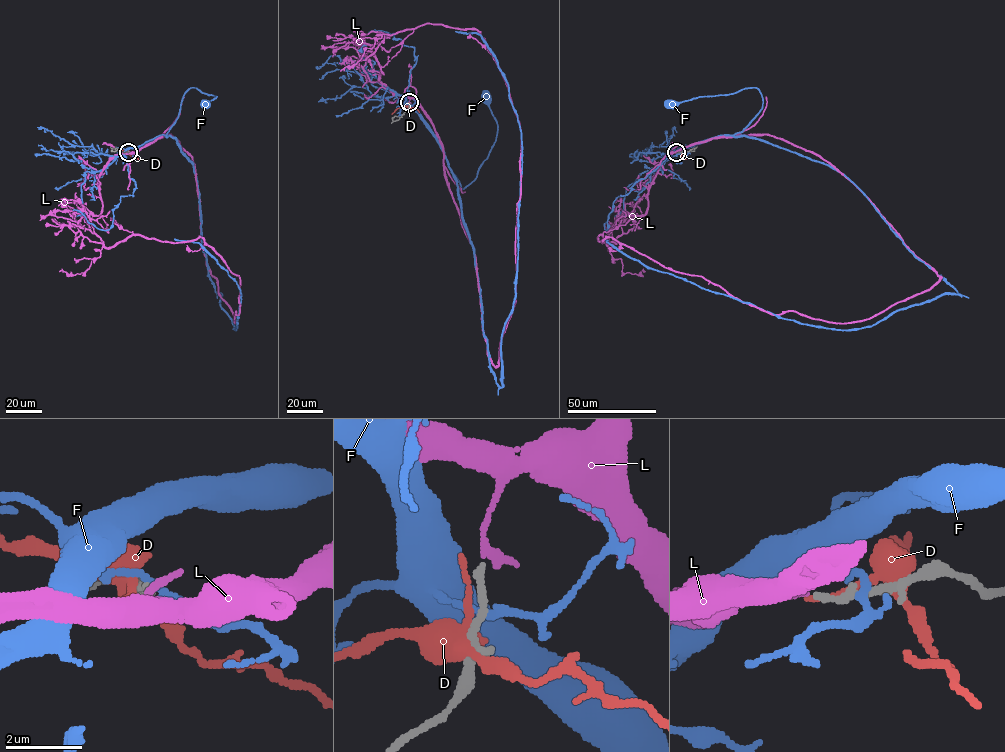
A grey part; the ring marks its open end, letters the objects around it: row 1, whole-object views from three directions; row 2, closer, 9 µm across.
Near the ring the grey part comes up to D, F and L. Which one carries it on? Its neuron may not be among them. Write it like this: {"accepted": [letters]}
{"accepted": ["L"]}

